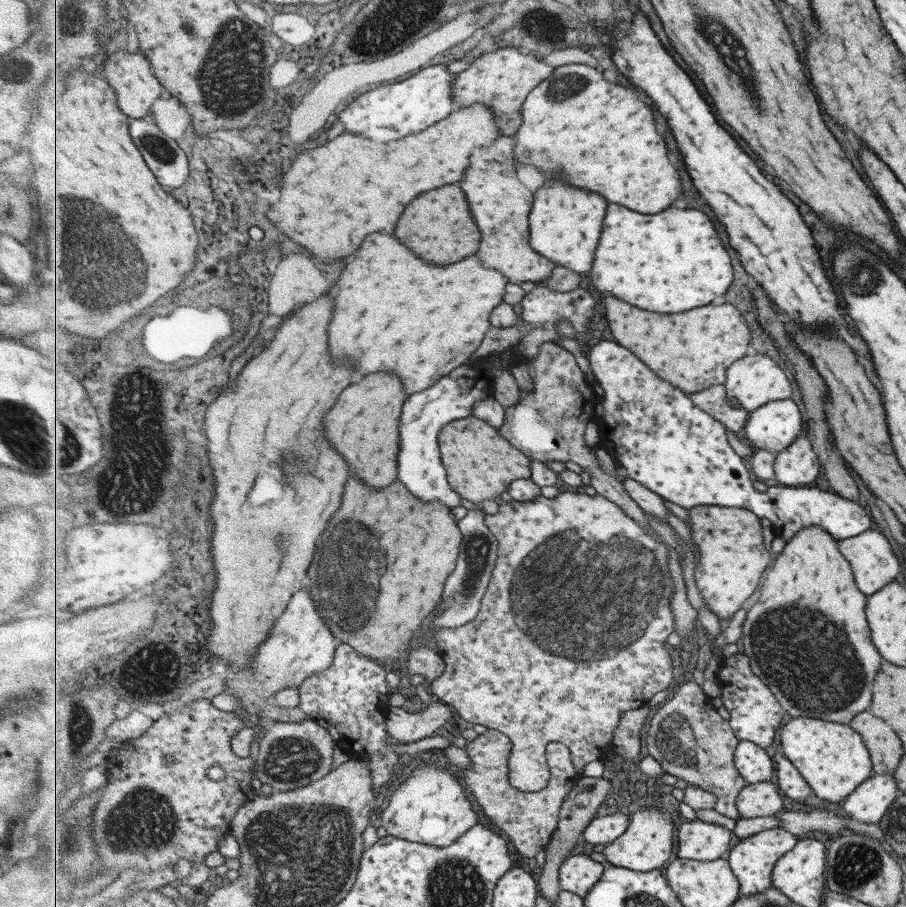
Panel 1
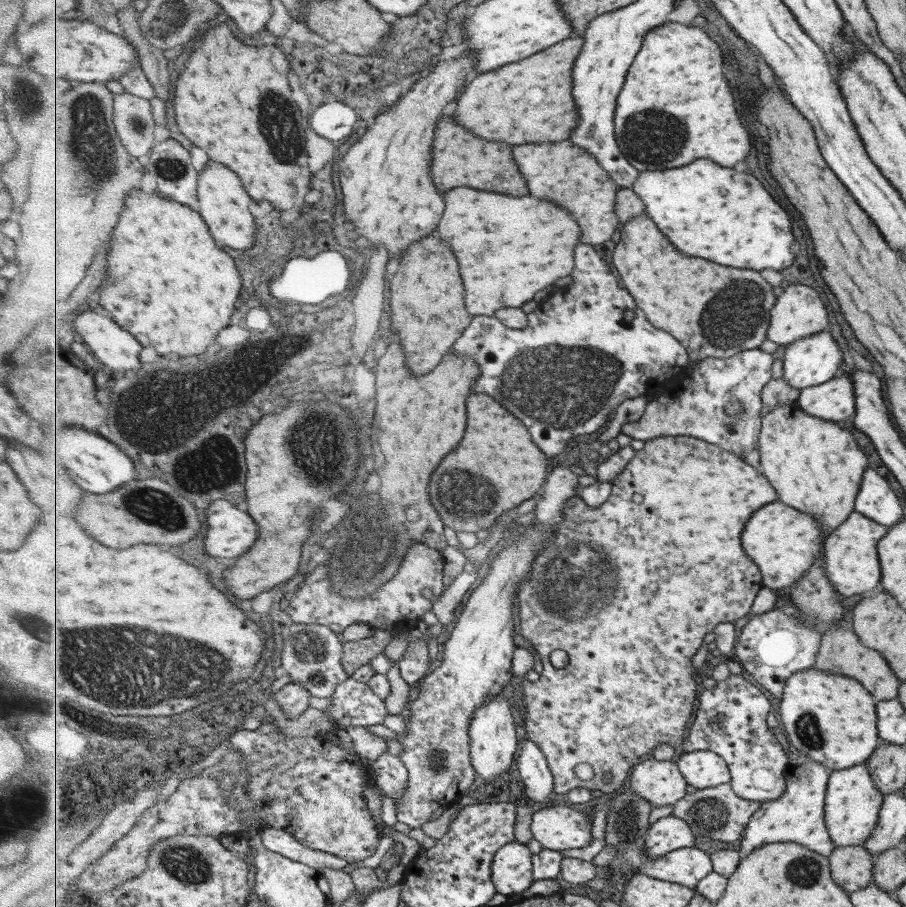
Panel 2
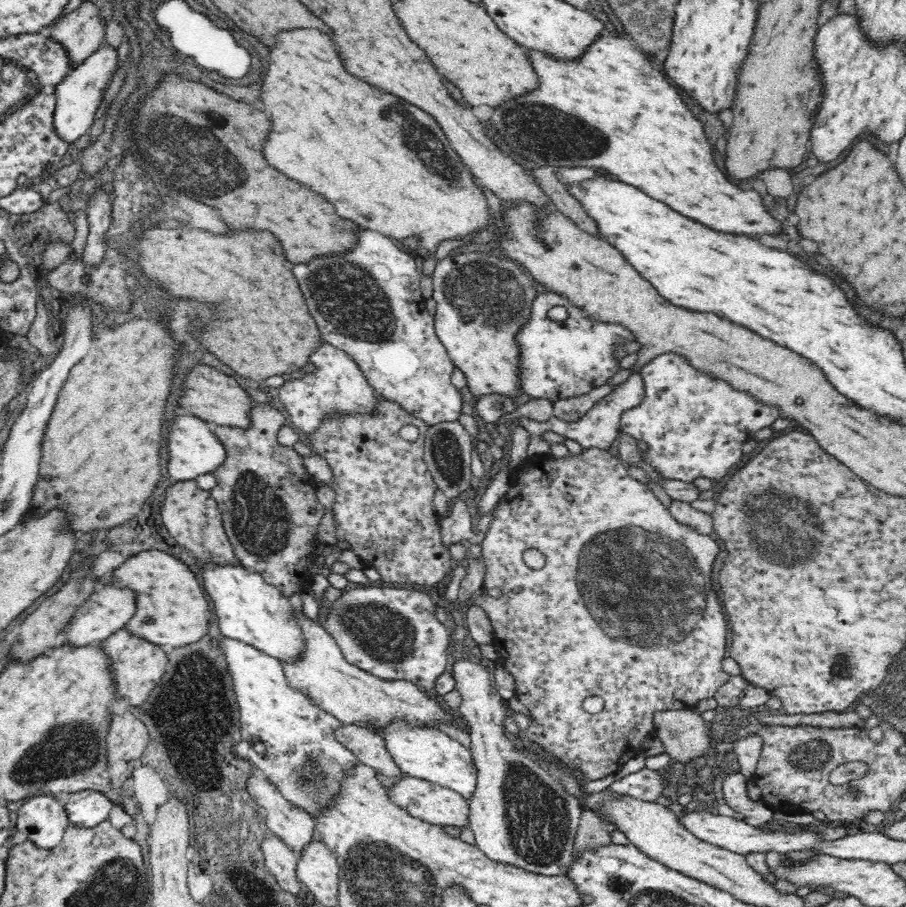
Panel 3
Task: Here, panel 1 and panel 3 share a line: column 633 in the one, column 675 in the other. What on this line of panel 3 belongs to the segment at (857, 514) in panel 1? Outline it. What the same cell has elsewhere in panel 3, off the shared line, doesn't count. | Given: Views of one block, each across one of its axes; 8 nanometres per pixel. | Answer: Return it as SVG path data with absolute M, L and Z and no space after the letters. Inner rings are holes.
M674 352L661 353L652 358L645 365L639 366L638 373L644 383L644 398L640 404L622 412L620 428L624 433L646 442L648 448L642 451L643 457L666 479L693 482L704 476L713 482L719 481L728 474L729 468L734 469L742 460L742 444L755 432L770 427L774 420L781 417L778 406L762 404L750 396L750 392L734 388L727 380L712 376L711 372L702 372L699 368L690 366L684 356L678 356Z

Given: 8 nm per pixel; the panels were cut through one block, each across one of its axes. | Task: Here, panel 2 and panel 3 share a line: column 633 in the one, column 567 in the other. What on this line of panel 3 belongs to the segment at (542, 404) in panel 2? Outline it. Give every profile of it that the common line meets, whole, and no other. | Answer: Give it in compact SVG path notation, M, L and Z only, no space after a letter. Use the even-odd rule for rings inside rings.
M543 290L534 301L530 320L519 330L518 339L522 351L523 392L553 403L588 394L591 389L606 384L620 368L620 361L614 356L614 346L635 340L634 333L628 332L623 324L592 318L583 308L576 308L569 302L567 296ZM554 306L564 306L567 319L550 319L547 312Z

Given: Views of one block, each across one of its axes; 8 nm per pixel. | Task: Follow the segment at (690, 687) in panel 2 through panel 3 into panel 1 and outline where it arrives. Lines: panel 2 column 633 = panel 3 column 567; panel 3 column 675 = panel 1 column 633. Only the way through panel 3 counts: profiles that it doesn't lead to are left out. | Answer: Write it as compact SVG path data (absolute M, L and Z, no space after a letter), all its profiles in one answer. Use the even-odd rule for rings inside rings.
M565 491L558 493L556 497L551 499L539 495L535 500L529 502L515 500L500 502L500 511L494 515L486 515L486 524L500 543L496 570L493 572L484 604L476 618L471 620L469 624L465 624L465 628L459 626L459 628L441 630L436 650L444 660L446 670L440 677L432 681L432 691L443 703L450 705L455 712L463 716L467 722L482 724L488 729L507 734L513 741L513 752L509 756L511 786L522 792L543 791L553 778L549 764L549 744L552 742L566 744L572 752L575 768L582 773L589 762L610 756L613 732L617 730L617 726L621 722L622 712L643 708L649 704L649 700L657 692L673 688L673 680L678 674L678 669L673 667L674 647L669 645L669 634L676 632L675 613L673 613L670 604L671 590L676 588L672 557L669 556L669 548L664 542L650 536L650 532L639 521L627 515L621 505L598 492L596 495L589 496L586 493ZM511 606L515 612L511 610ZM519 628L523 628L529 636ZM585 628L589 634L593 632L593 636L585 636ZM599 630L605 632L605 636L601 636L601 638L595 636L595 632L599 632Z

